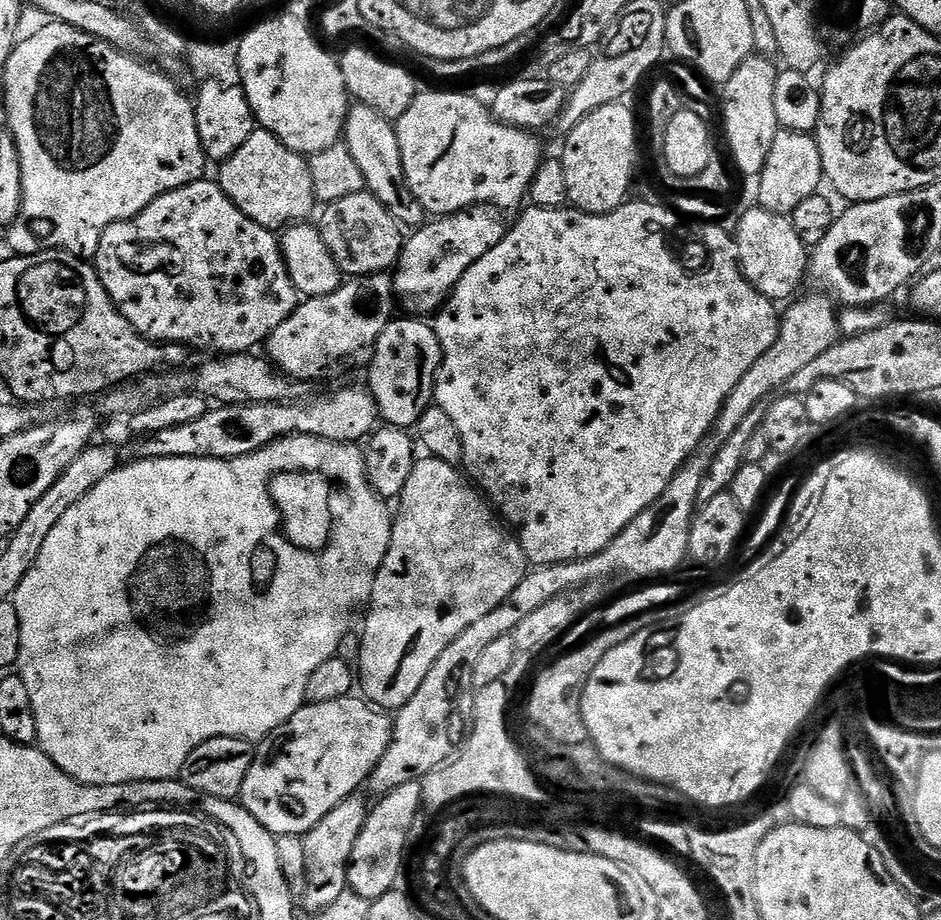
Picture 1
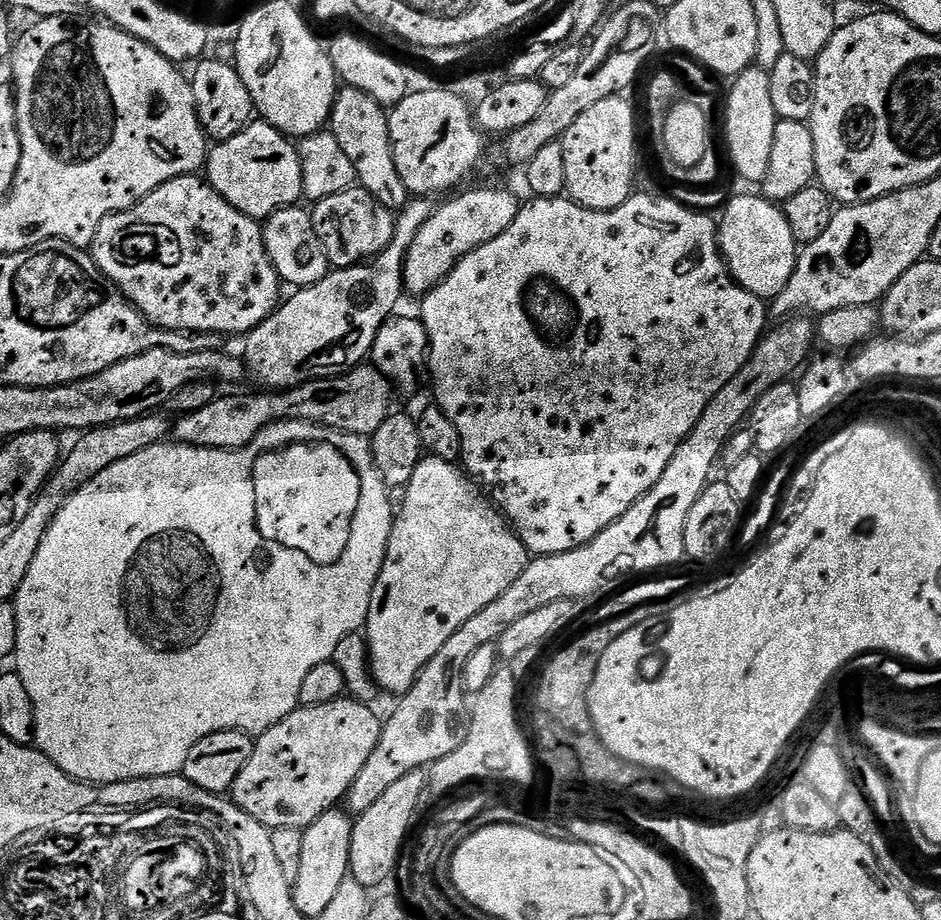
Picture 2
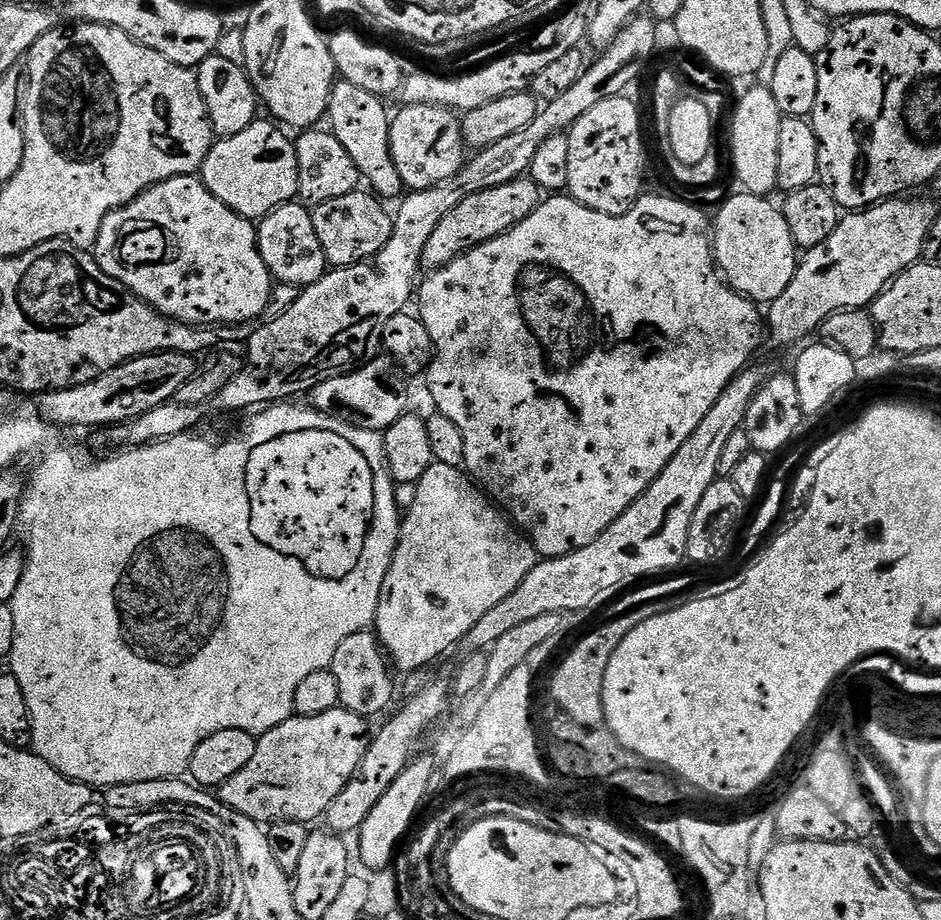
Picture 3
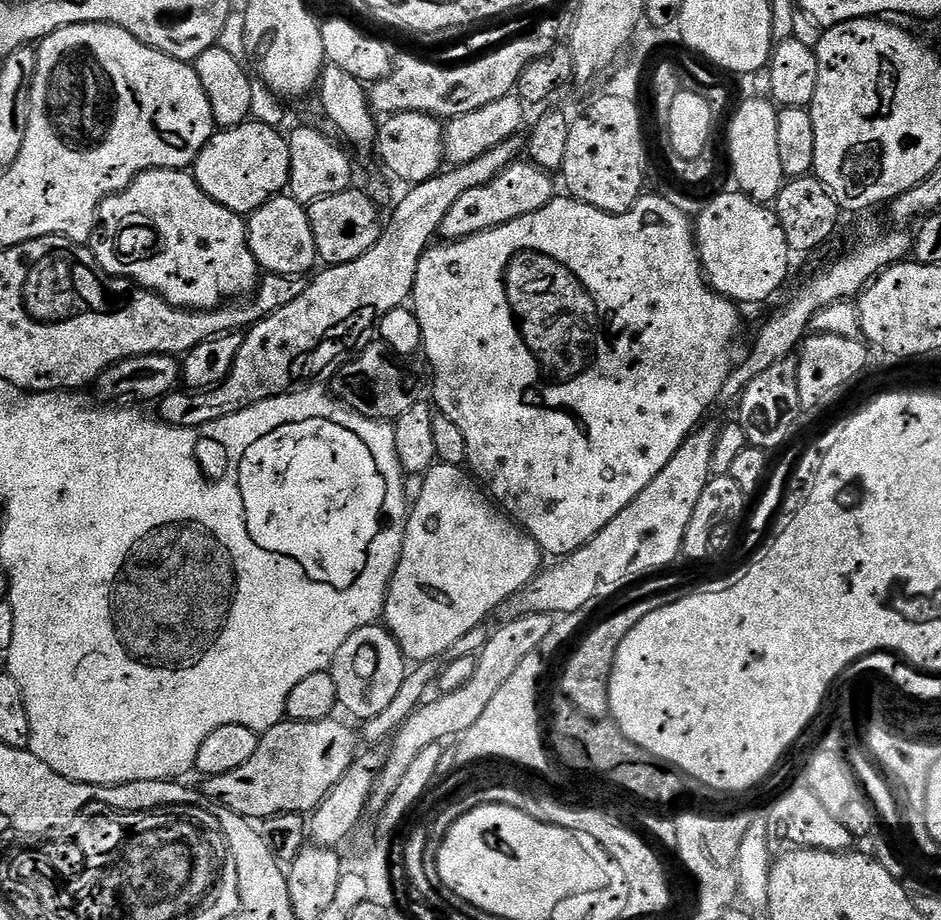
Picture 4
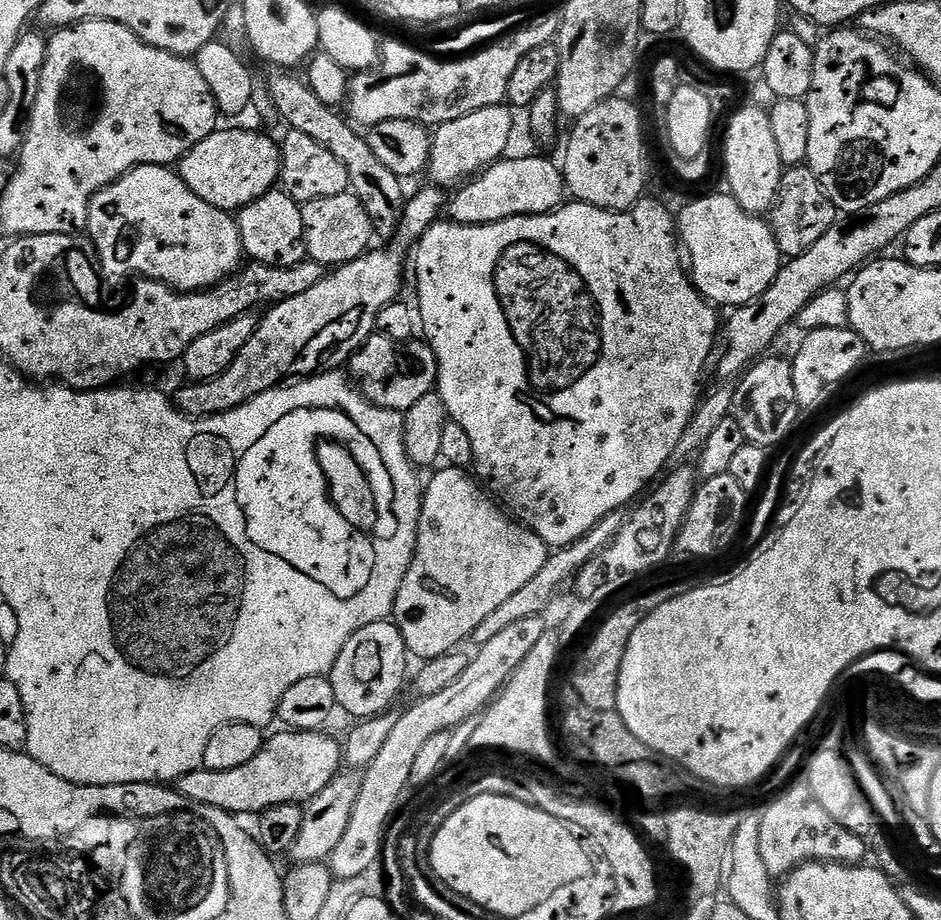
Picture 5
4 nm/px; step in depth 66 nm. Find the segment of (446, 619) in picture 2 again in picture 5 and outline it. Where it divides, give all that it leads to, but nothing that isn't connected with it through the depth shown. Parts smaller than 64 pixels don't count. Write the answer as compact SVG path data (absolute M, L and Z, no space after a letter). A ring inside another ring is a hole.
M441 467L441 472L433 471L431 473L432 481L427 481L426 487L422 492L420 502L420 521L418 522L418 538L416 539L416 549L414 550L414 558L410 562L410 570L406 570L406 578L402 582L402 586L398 590L398 598L396 599L396 610L394 613L394 623L400 627L402 638L406 642L409 653L413 657L417 656L417 661L427 662L445 656L447 652L459 649L460 643L467 641L471 633L478 629L486 618L489 617L494 610L498 609L502 603L508 598L513 597L518 590L522 589L544 566L550 555L550 549L547 544L542 542L542 538L538 538L538 534L534 534L531 530L524 527L523 524L517 522L465 469Z

